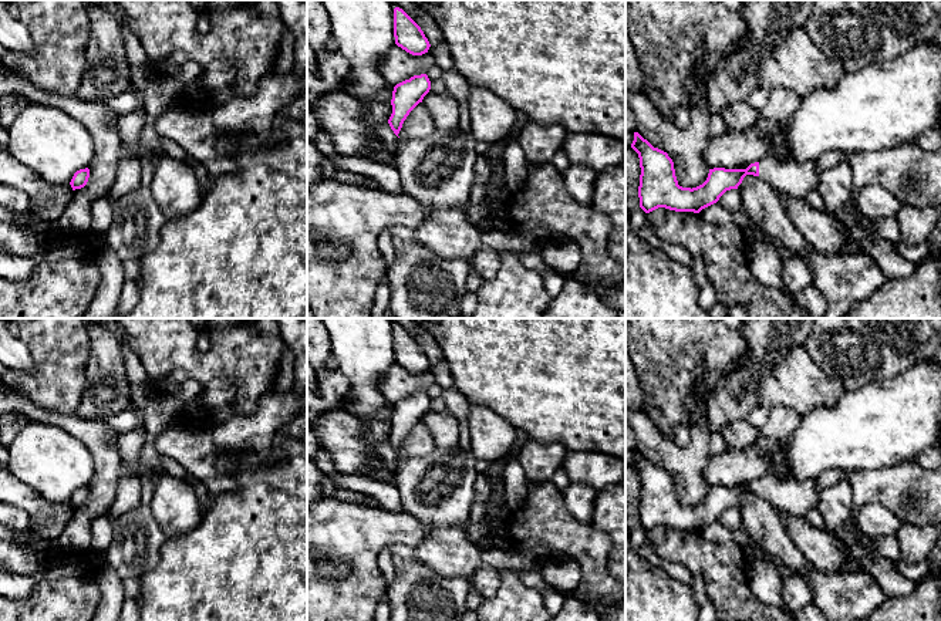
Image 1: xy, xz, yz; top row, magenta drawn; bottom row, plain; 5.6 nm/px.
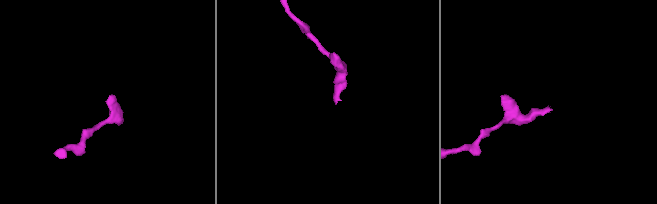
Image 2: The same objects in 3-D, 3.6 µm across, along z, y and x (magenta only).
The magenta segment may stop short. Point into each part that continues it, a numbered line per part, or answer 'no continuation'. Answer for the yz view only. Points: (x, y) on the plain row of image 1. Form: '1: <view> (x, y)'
1: yz (789, 496)

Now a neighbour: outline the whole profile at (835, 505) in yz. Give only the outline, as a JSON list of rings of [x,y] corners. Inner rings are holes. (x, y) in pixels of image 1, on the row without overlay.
[[[847,479],[820,492],[817,509],[830,533],[846,530],[853,517],[853,483]]]

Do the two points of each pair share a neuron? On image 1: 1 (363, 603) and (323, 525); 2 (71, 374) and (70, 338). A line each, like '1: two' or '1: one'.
1: one
2: one

